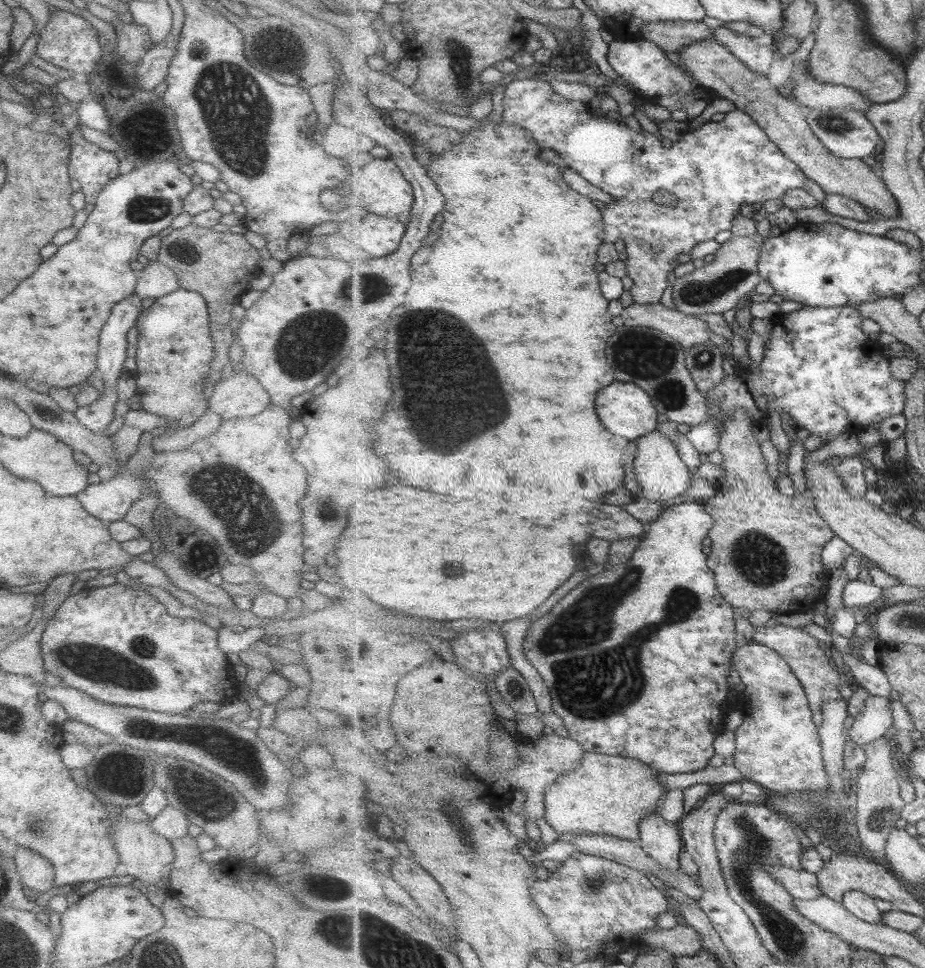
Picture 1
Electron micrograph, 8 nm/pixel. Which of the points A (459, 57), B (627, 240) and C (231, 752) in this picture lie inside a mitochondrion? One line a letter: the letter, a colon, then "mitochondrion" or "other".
A: mitochondrion
B: other
C: mitochondrion

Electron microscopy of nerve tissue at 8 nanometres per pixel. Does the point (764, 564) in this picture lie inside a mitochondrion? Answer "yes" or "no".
yes

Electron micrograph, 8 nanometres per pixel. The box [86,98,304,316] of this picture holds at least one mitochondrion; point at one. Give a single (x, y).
(147, 208)

